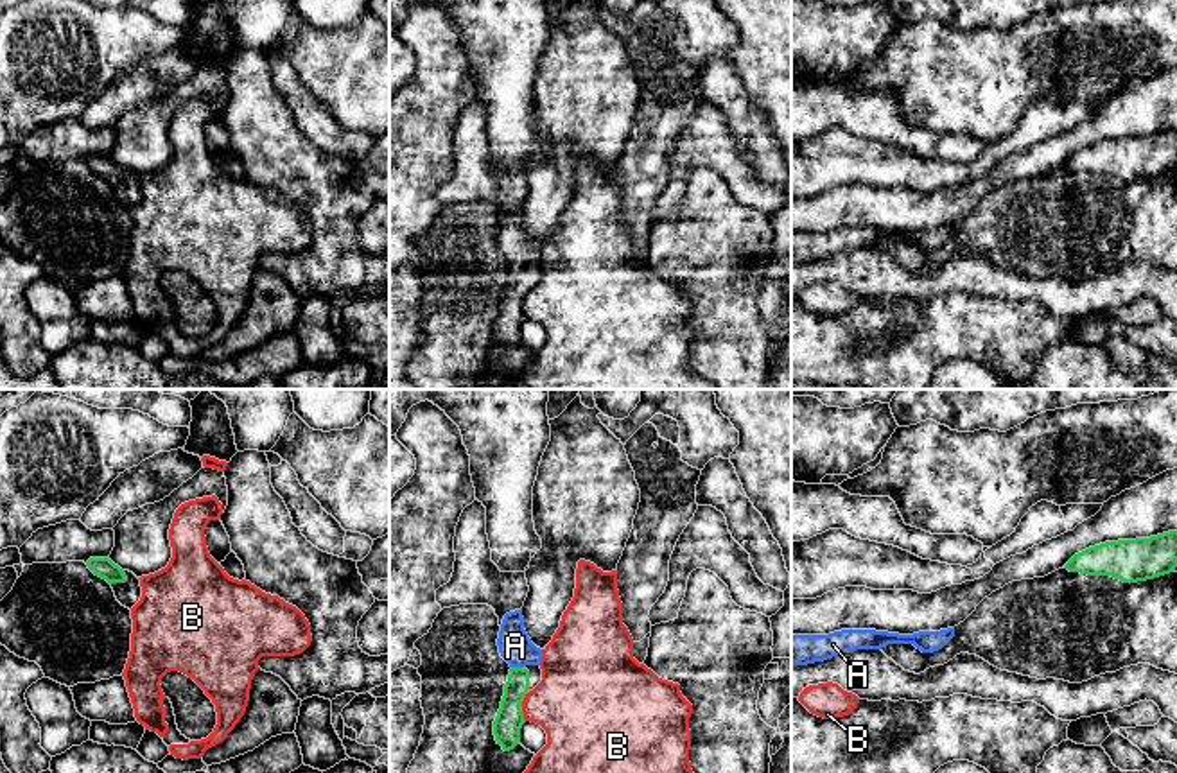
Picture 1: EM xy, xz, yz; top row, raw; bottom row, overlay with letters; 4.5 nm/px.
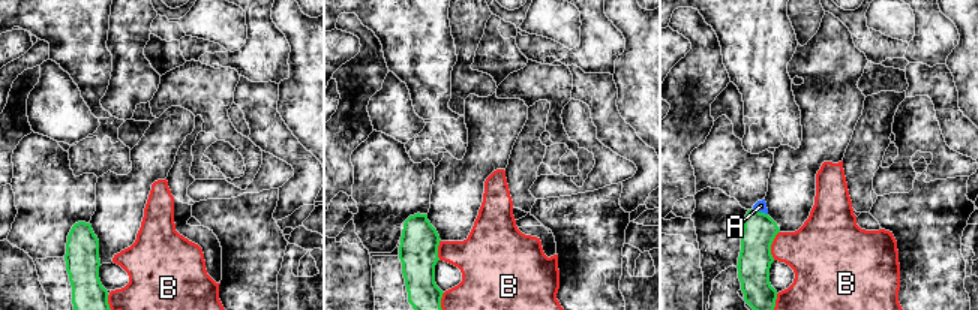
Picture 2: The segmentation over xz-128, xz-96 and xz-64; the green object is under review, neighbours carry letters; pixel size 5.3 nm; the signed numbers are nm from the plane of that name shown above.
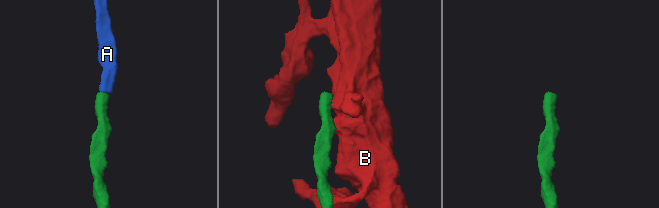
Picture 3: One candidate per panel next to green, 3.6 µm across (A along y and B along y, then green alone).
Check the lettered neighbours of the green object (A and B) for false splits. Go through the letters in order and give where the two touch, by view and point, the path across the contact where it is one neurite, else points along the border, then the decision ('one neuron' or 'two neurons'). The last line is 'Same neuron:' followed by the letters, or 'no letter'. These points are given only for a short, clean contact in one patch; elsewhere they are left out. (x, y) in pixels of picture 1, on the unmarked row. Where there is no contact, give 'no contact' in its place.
A: meets green in xz at (517, 266); runs through xz (510, 316), (517, 266), (515, 244); one neuron
B: meets green in xz at (521, 305); two neurons
Same neuron: A

